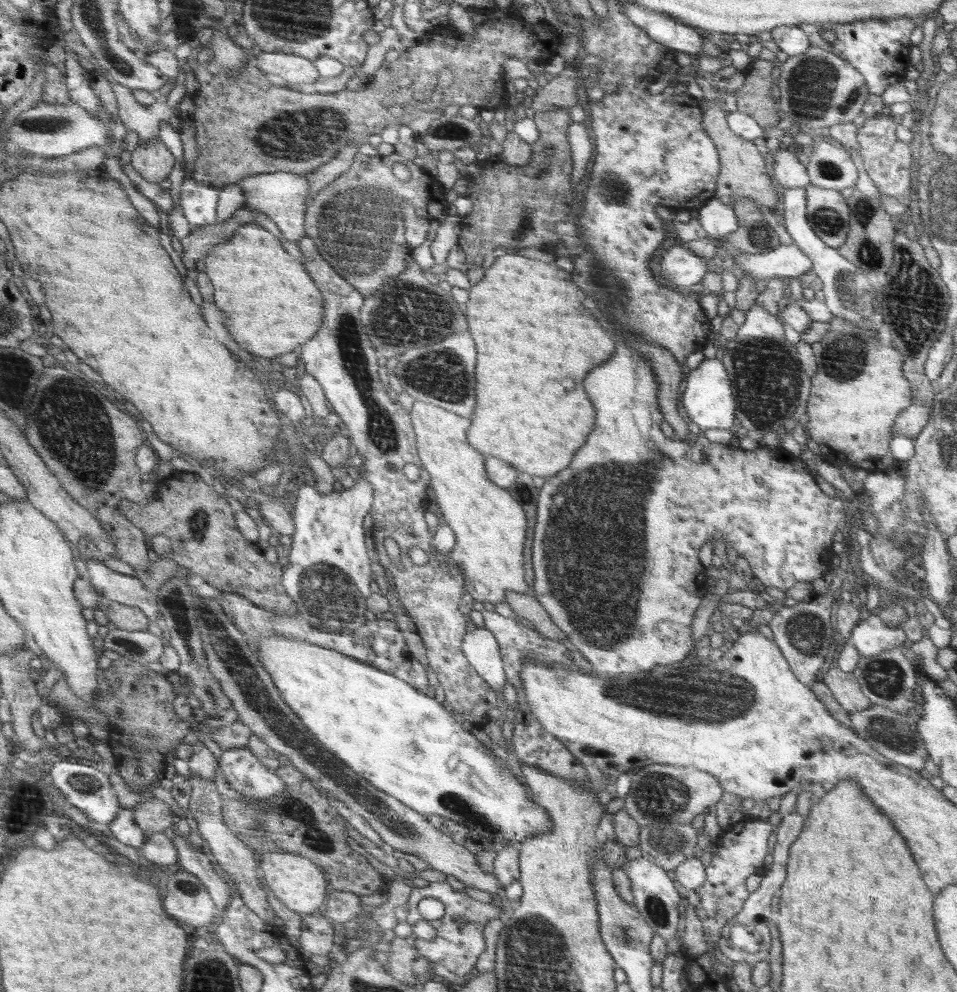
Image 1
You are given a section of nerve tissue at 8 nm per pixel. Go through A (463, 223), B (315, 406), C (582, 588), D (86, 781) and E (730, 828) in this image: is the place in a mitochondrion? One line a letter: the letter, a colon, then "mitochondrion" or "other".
A: other
B: other
C: mitochondrion
D: mitochondrion
E: other

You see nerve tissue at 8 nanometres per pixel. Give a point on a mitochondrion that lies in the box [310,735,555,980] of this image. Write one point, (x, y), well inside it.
(457, 804)

